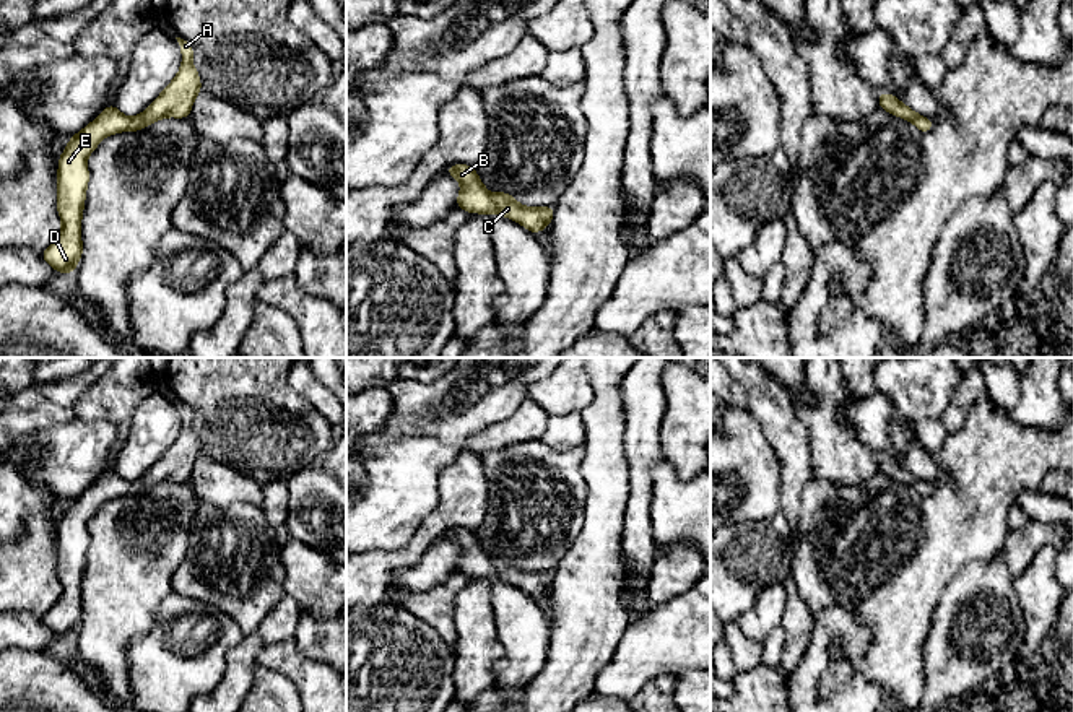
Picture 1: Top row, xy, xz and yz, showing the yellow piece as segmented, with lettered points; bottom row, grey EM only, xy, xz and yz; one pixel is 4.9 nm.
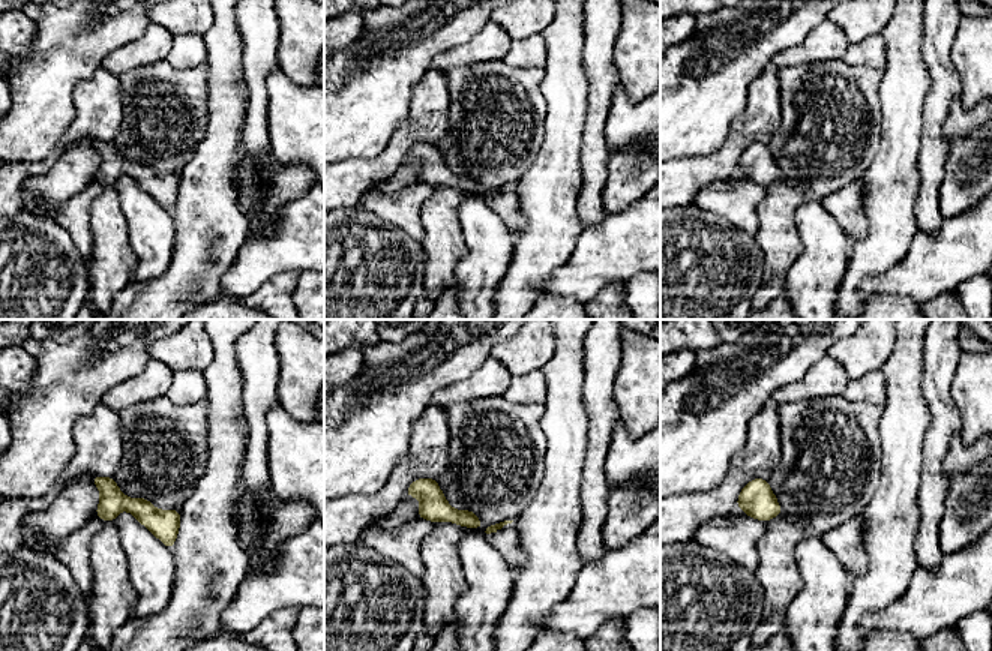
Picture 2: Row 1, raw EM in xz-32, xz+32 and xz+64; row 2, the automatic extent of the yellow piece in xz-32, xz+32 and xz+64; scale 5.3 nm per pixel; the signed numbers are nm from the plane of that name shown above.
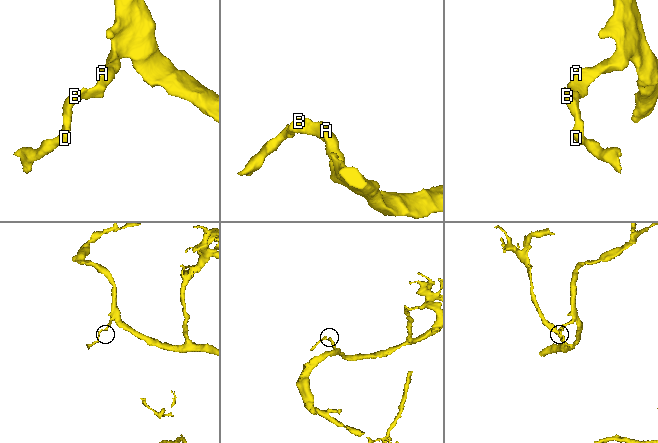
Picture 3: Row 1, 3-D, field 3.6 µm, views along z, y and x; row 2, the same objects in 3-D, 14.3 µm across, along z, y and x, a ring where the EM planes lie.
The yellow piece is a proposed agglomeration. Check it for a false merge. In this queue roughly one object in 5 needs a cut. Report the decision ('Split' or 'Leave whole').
Leave whole

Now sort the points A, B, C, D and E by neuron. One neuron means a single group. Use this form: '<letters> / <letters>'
A B C D E

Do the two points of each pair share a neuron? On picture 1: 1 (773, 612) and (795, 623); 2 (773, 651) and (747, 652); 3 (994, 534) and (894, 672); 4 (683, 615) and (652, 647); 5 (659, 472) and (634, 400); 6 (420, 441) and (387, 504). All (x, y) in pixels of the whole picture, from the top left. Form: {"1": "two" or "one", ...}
{"1": "two", "2": "two", "3": "one", "4": "one", "5": "two", "6": "one"}

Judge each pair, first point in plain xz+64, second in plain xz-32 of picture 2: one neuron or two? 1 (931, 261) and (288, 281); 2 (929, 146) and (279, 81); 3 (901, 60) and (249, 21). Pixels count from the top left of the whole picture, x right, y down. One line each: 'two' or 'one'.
1: two
2: two
3: two

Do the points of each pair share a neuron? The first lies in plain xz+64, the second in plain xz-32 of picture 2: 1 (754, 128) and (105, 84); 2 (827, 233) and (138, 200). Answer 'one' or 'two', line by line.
1: one
2: one

